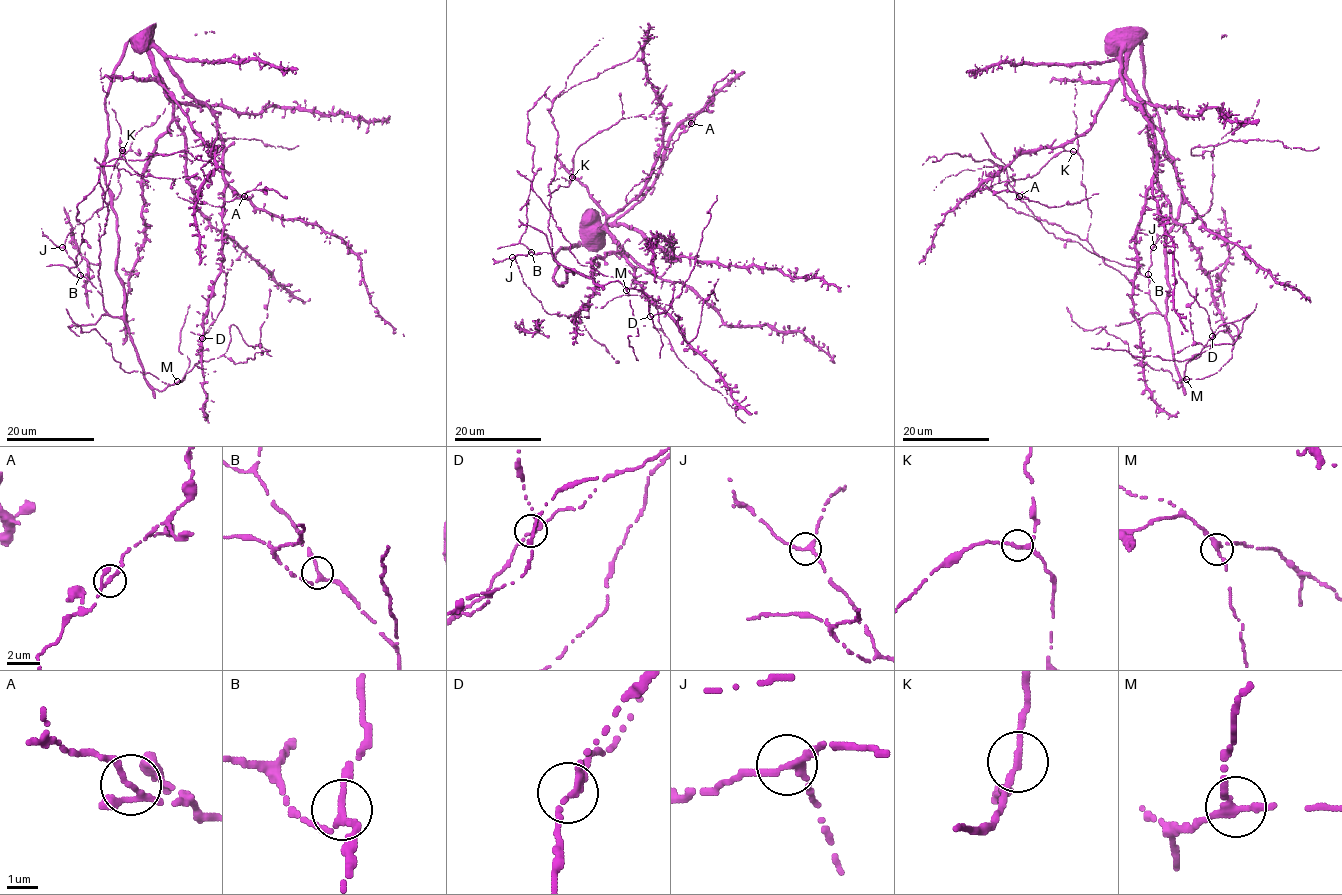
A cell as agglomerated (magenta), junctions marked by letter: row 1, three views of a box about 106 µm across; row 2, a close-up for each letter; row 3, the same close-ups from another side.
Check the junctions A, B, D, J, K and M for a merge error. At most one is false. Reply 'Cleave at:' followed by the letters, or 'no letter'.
Cleave at: no letter

